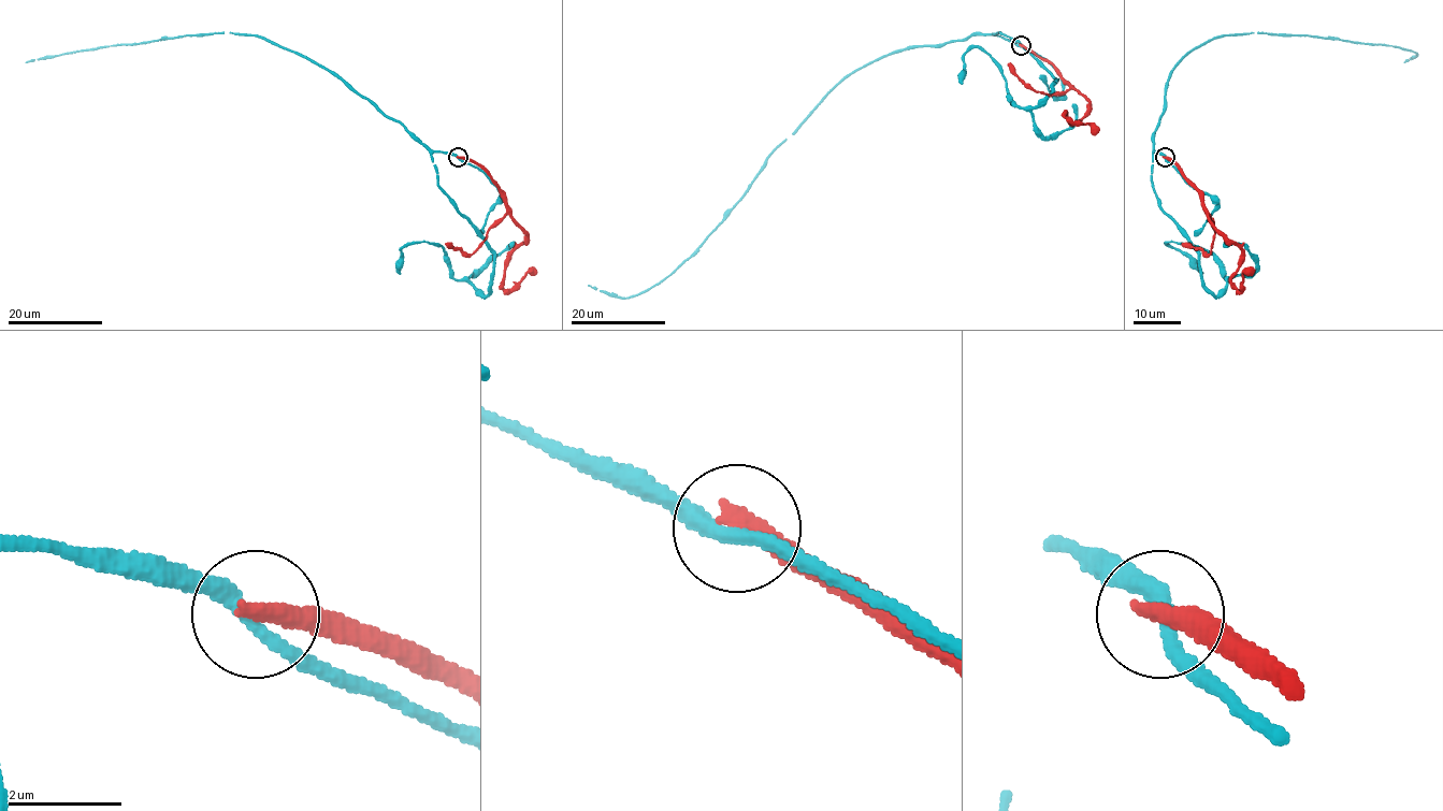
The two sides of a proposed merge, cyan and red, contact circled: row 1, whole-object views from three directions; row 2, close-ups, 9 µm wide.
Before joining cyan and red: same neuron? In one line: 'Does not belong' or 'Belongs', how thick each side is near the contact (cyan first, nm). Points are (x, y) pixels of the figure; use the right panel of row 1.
Does not belong. Thickness 280 nm (cyan) against 400 nm

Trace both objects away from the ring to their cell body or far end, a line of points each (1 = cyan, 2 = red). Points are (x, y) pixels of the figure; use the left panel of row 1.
1: (458, 157), (428, 149), (399, 122), (386, 117), (326, 69), (255, 34), (186, 34), (78, 51), (26, 62)
2: (458, 157), (472, 160), (490, 176), (510, 217), (527, 233), (514, 250), (503, 287), (510, 289), (533, 272)

